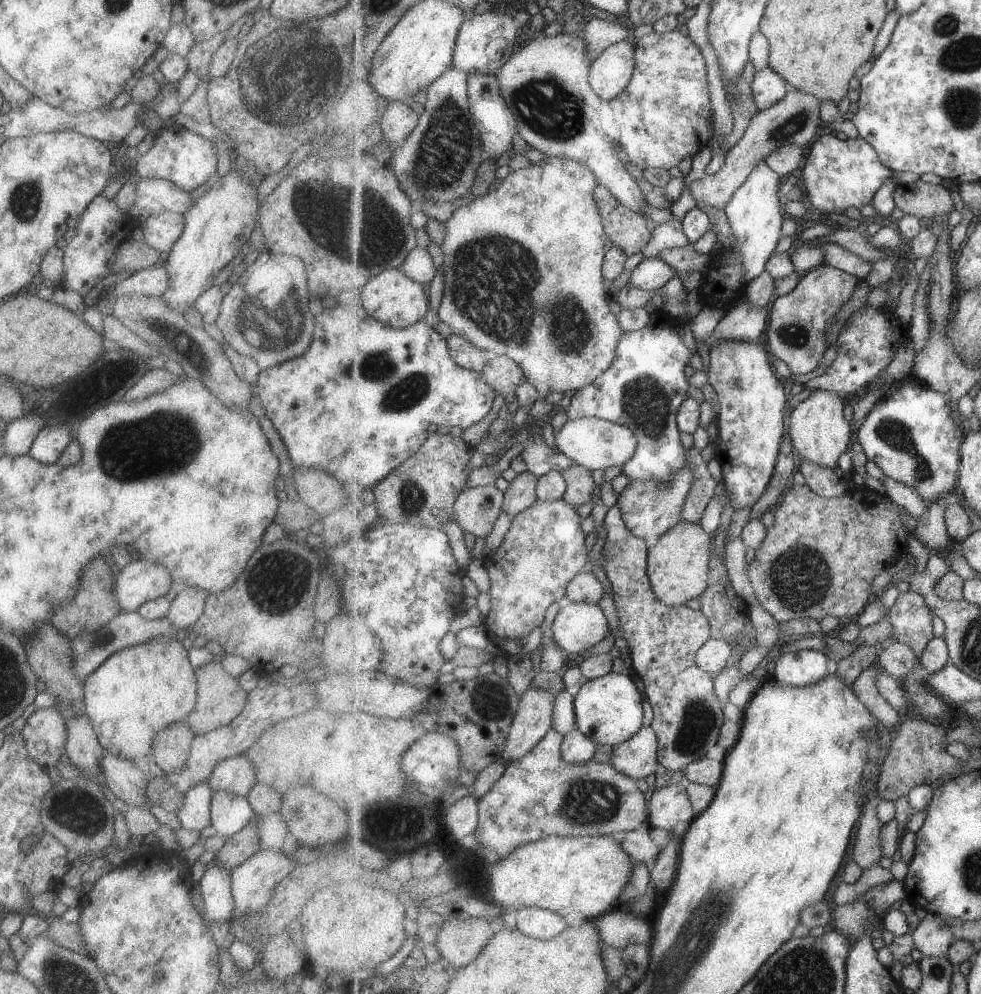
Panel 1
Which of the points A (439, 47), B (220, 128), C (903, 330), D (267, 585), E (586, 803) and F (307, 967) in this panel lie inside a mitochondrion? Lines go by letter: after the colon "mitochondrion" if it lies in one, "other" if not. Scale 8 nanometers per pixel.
A: other
B: other
C: other
D: mitochondrion
E: mitochondrion
F: other

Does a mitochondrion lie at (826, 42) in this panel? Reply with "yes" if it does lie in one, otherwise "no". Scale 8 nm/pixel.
no

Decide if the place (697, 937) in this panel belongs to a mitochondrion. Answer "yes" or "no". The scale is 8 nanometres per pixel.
yes

